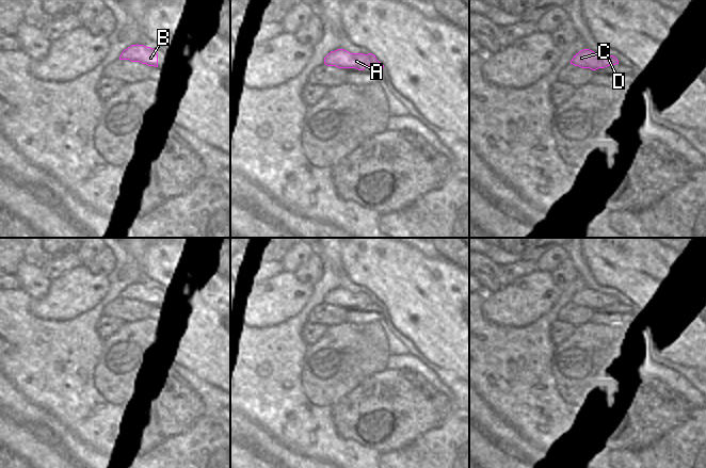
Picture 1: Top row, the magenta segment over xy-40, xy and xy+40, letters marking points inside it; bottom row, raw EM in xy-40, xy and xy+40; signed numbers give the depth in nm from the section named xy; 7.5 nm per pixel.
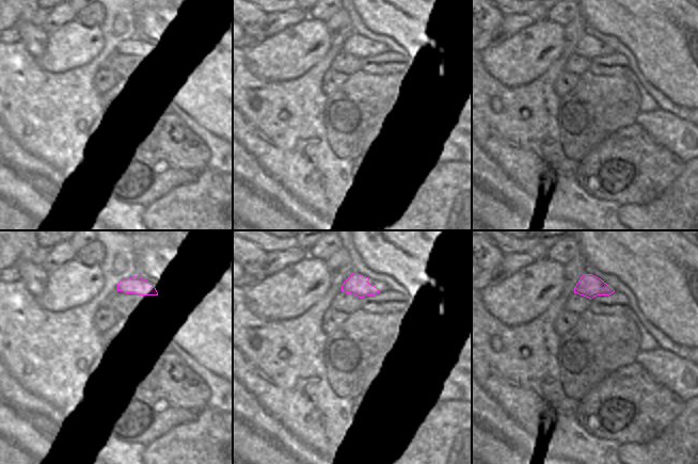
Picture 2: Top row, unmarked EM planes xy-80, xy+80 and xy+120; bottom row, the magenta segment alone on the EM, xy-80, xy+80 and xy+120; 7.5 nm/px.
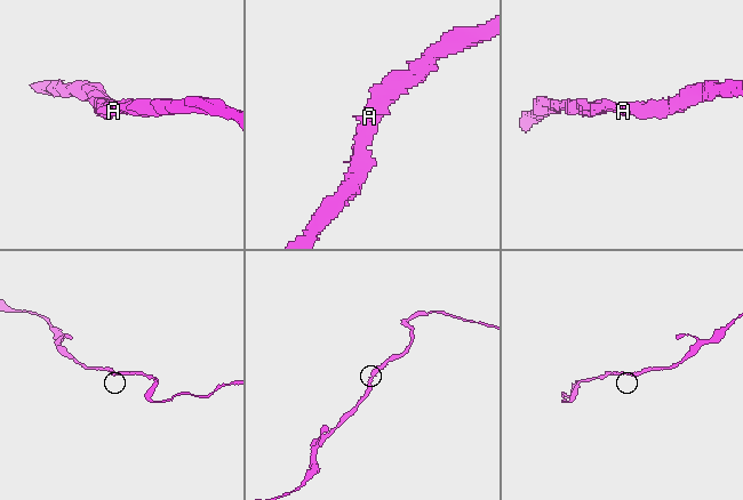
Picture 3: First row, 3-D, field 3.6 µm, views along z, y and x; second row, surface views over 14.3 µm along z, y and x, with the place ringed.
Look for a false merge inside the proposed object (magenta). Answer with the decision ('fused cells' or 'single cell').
single cell

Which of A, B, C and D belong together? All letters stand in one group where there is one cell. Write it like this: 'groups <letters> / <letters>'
groups A B C D

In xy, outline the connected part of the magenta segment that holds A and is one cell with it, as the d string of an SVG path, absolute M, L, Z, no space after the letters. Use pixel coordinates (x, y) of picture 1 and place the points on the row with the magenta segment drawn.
M337 49L331 51L324 58L324 64L327 66L336 66L338 68L356 68L364 70L370 65L384 68L384 65L379 62L374 54L368 53L351 53L344 49Z

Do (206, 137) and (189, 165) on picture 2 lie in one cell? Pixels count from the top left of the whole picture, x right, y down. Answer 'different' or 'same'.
different

